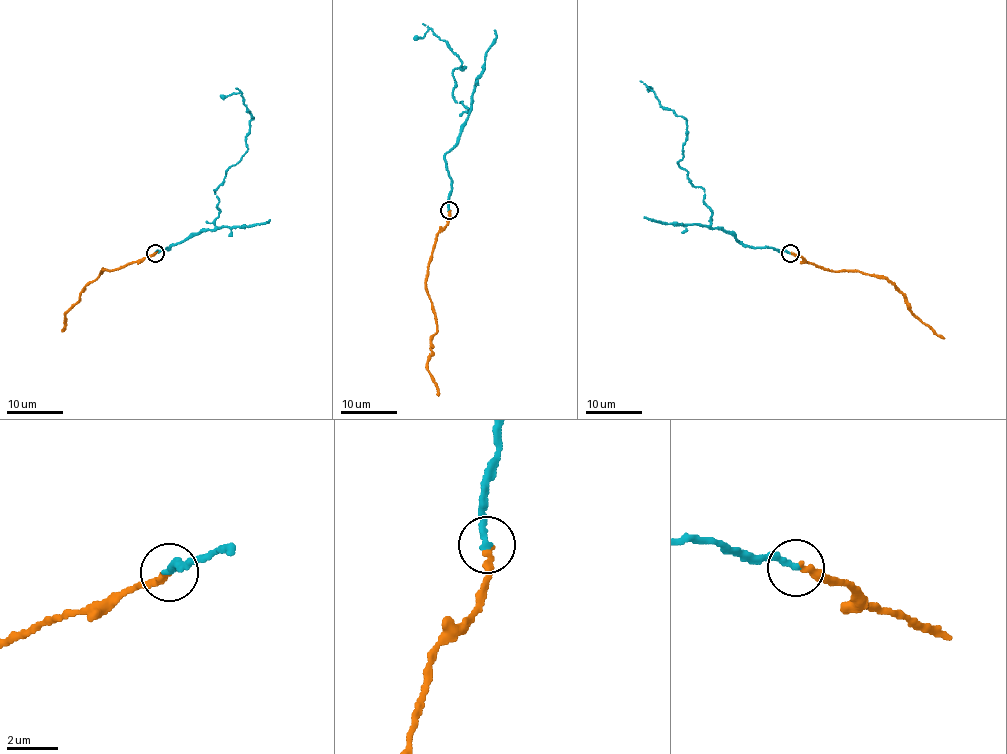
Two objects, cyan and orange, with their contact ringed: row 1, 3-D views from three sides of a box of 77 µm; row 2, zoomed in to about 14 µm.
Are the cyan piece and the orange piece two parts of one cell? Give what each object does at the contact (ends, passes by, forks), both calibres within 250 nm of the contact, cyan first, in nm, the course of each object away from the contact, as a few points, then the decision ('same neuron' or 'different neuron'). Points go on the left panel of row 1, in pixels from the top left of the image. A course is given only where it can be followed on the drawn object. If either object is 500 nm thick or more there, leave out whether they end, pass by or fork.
cyan ends there; orange ends there; 300 nm thick on the cyan side, 320 nm on the other; cyan runs (156, 253), (215, 228), (220, 210), (214, 191), (247, 149), (252, 119), (240, 93), (221, 97); orange runs (155, 253), (111, 271), (101, 269), (103, 271), (85, 286), (78, 302), (67, 310), (62, 331); same neuron

